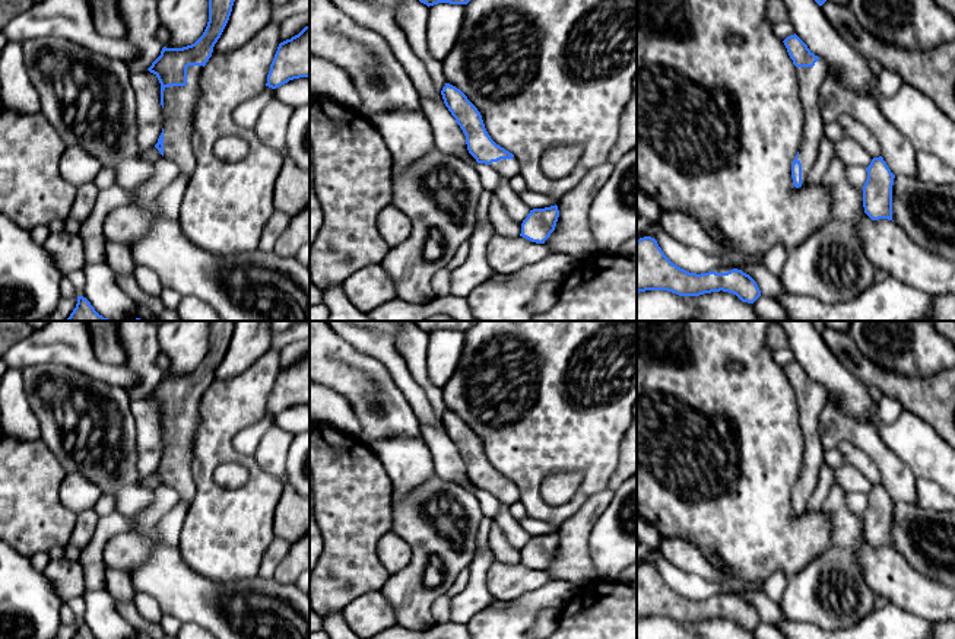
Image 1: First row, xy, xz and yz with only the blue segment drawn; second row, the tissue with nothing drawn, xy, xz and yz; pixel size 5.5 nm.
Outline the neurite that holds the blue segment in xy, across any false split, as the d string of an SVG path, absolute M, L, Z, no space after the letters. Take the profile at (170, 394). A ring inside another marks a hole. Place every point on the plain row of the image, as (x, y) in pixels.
M210 321L209 349L203 362L183 375L164 373L161 382L147 395L161 410L164 455L155 474L180 495L190 506L196 496L191 458L193 438L199 426L199 404L212 384L235 328L235 321Z

